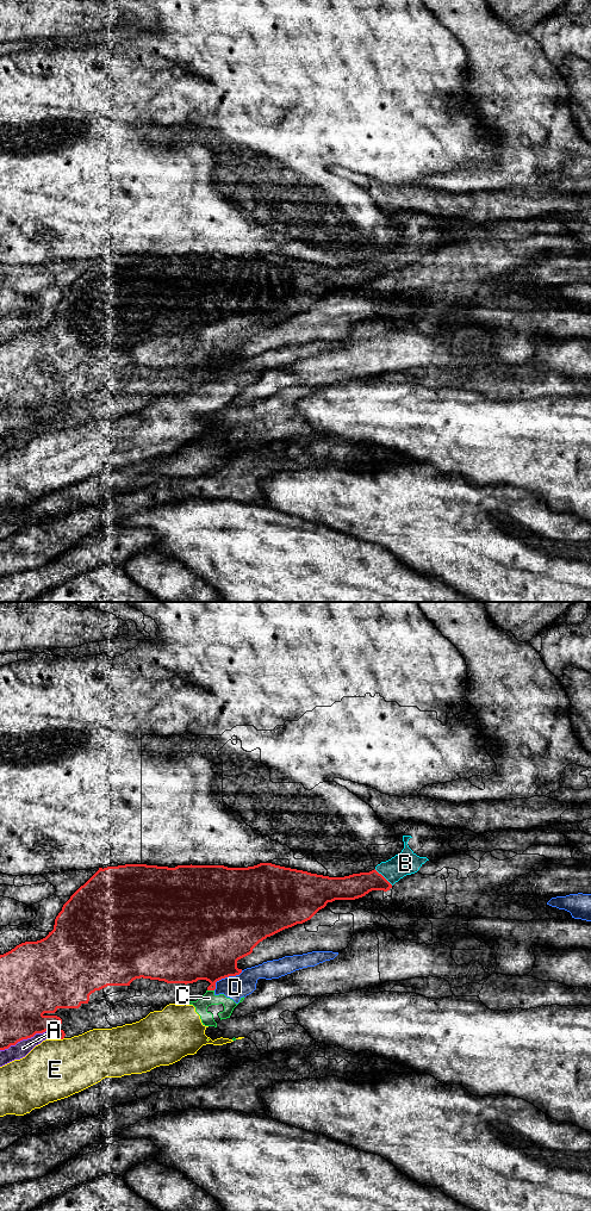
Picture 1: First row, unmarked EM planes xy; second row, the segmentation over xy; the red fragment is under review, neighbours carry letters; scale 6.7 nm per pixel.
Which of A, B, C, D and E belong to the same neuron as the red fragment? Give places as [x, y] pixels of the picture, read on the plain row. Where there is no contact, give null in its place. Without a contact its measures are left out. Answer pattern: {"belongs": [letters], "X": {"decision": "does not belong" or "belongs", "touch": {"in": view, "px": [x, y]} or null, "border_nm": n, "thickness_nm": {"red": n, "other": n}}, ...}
{"belongs": ["B"], "A": {"decision": "does not belong", "touch": {"in": "xy", "px": [25, 428]}, "border_nm": 380, "thickness_nm": {"red": 320, "other": 100}}, "B": {"decision": "belongs", "touch": {"in": "xy", "px": [383, 266]}, "border_nm": 170, "thickness_nm": {"red": 170, "other": 160}}, "C": {"decision": "does not belong", "touch": {"in": "xy", "px": [211, 379]}, "border_nm": 50, "thickness_nm": {"red": 380, "other": 90}}, "D": {"decision": "does not belong", "touch": {"in": "xy", "px": [225, 366]}, "border_nm": 240, "thickness_nm": {"red": 460, "other": 160}}, "E": {"decision": "does not belong", "touch": {"in": "xy", "px": [55, 428]}, "border_nm": 110, "thickness_nm": {"red": 260, "other": 400}}}

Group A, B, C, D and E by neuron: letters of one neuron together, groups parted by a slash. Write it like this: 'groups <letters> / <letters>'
groups A / B / C D E

